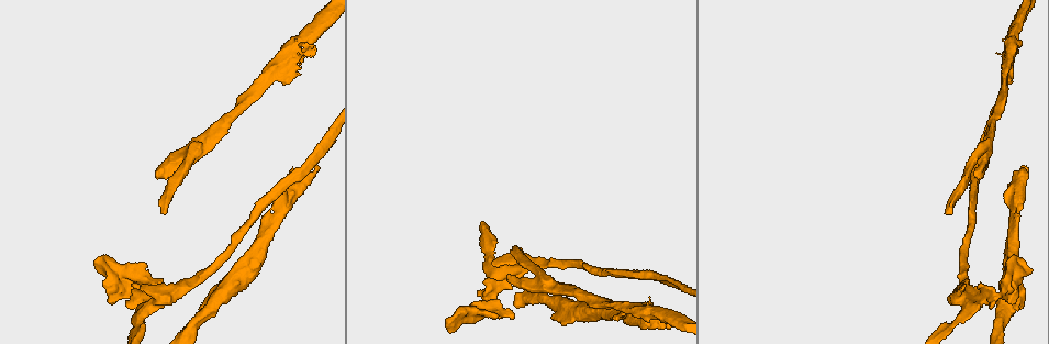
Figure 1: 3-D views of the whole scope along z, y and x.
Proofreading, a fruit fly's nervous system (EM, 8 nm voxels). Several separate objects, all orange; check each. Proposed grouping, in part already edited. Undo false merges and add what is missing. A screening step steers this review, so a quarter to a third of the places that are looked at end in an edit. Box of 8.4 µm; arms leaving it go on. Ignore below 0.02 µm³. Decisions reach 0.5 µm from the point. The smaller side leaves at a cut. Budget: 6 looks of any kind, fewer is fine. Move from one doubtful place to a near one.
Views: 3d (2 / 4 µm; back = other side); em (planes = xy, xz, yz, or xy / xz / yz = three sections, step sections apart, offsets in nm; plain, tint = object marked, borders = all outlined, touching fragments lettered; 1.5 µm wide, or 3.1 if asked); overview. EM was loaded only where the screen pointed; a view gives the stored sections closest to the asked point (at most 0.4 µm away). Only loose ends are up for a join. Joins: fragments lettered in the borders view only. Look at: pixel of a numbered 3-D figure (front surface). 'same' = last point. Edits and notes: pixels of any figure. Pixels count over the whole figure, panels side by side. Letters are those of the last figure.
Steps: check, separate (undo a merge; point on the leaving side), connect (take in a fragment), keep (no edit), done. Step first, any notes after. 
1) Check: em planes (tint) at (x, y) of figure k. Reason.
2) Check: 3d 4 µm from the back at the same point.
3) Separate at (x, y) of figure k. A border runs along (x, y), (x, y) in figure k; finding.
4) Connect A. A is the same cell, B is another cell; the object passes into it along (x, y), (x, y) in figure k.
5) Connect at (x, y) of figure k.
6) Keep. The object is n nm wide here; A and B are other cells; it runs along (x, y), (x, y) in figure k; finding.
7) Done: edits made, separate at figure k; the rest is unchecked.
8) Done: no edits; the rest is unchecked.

Check: em planes (borders) at (109, 302) of figure 1.

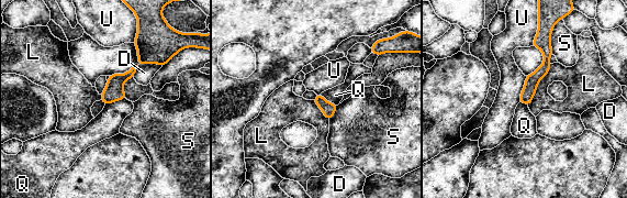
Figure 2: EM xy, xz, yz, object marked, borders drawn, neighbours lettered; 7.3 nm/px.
Keep. D, L, Q, S and U are other cells; a border runs along (551, 64), (528, 106) in figure 2; none of them fits.

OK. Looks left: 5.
Check: em xy step 4 (borders) at (186, 286) of figure 1. Thick turns thin.

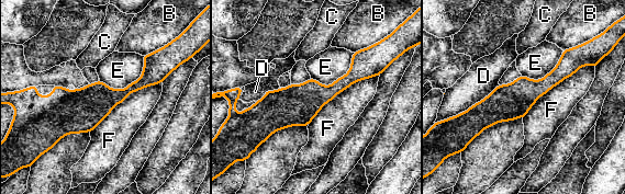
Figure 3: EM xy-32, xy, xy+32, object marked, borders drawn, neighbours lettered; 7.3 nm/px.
Check: em planes (borders) at the same point.

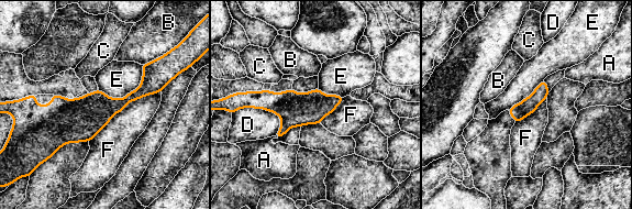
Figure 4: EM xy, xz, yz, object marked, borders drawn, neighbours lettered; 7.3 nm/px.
Keep. A, B, C, D, E and F are other cells; continuous, no second cell.

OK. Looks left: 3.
Check: 3d 2 µm at (668, 324) of figure 1. Free end.

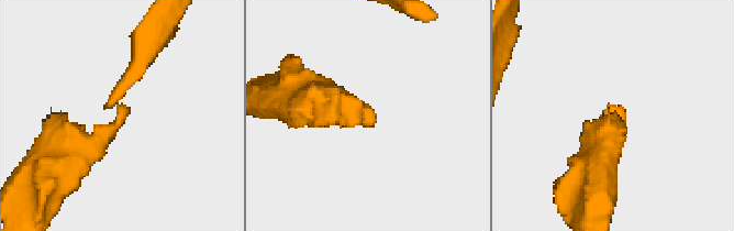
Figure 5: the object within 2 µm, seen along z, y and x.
Check: em planes (borders) at (122, 106) of figure 5. Shape alone is not enough.

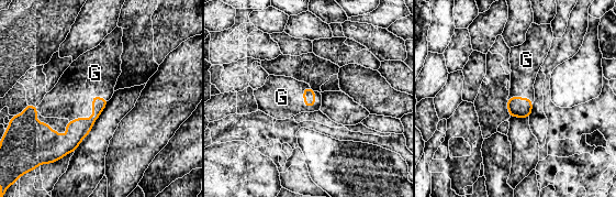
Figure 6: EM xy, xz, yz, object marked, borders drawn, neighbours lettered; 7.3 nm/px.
Connect G. G is the same cell; the cell continues.

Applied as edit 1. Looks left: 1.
Done: edits made, connect at figure 6; the rest is unchecked.

